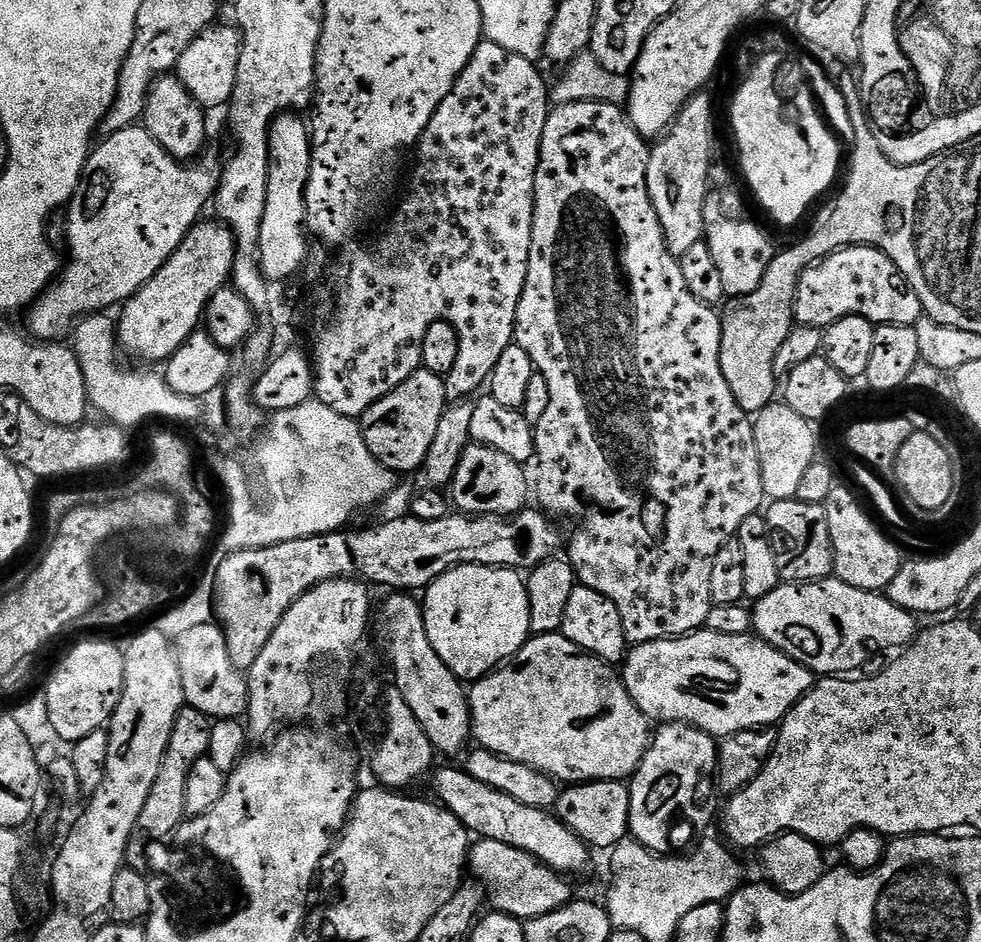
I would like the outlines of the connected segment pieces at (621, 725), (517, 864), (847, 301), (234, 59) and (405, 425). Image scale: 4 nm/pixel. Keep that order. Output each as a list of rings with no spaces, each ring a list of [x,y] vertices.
[[[551,632],[545,636],[533,635],[523,646],[520,651],[512,657],[510,662],[500,665],[494,672],[482,677],[481,680],[475,681],[468,692],[468,712],[472,716],[472,736],[479,747],[490,750],[507,760],[522,762],[534,770],[544,772],[557,782],[587,782],[590,780],[618,780],[627,781],[635,773],[637,766],[642,762],[642,758],[648,753],[650,747],[650,721],[648,717],[638,710],[636,703],[630,698],[626,690],[623,679],[616,676],[611,667],[599,660],[596,656],[591,656],[588,652],[583,652],[574,642],[570,642],[560,632]]]
[[[477,839],[470,848],[470,872],[471,868],[486,893],[487,903],[489,900],[492,903],[489,905],[495,911],[505,912],[521,922],[563,908],[574,896],[571,886],[564,881],[567,879],[561,873],[506,842]]]
[[[853,246],[833,252],[819,264],[812,265],[802,274],[796,287],[797,325],[823,330],[838,322],[838,318],[861,316],[874,325],[910,324],[915,326],[925,315],[918,294],[894,266],[885,252],[867,246]]]
[[[217,22],[202,34],[198,34],[198,38],[194,38],[190,46],[186,46],[174,69],[175,75],[180,77],[186,90],[190,90],[190,94],[205,110],[223,109],[234,94],[234,82],[238,78],[238,58],[242,50],[242,33],[239,27],[229,24]]]
[[[416,371],[359,417],[360,433],[370,454],[394,473],[416,473],[426,458],[426,450],[430,450],[434,442],[434,433],[448,403],[444,377],[433,372]]]

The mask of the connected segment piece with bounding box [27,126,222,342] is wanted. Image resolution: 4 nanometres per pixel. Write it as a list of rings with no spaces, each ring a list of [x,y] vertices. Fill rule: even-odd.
[[[143,126],[123,128],[105,135],[103,139],[89,151],[84,173],[80,175],[80,185],[66,205],[72,257],[66,260],[62,271],[27,313],[27,331],[41,342],[59,341],[63,337],[60,335],[68,327],[69,331],[81,318],[107,313],[112,310],[108,308],[123,305],[124,301],[142,290],[142,286],[162,270],[170,254],[178,250],[189,230],[205,215],[204,207],[207,204],[209,207],[220,185],[222,160],[209,154],[201,155],[189,164],[175,160]]]

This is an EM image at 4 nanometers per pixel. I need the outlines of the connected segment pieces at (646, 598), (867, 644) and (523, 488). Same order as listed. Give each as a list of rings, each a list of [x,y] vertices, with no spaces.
[[[570,102],[569,104],[557,104],[551,109],[546,118],[546,130],[542,130],[542,146],[540,147],[540,161],[538,162],[538,174],[536,175],[536,209],[534,210],[534,226],[532,227],[532,241],[530,242],[530,262],[528,263],[528,273],[526,274],[526,286],[522,290],[522,298],[518,302],[516,311],[516,334],[514,343],[522,346],[526,354],[530,354],[530,362],[535,371],[546,378],[546,386],[550,386],[550,406],[546,406],[546,414],[534,426],[536,433],[536,455],[534,465],[536,464],[536,476],[534,472],[534,500],[543,511],[547,512],[553,518],[560,516],[573,516],[580,520],[580,525],[576,528],[576,533],[566,544],[566,559],[576,572],[577,581],[583,587],[590,590],[598,590],[618,610],[622,618],[622,630],[624,639],[629,645],[635,646],[654,642],[655,640],[670,640],[674,636],[687,636],[689,632],[701,631],[707,625],[708,615],[712,609],[713,602],[710,598],[710,573],[714,567],[714,558],[726,542],[735,537],[736,532],[746,522],[746,518],[757,515],[765,507],[766,497],[764,487],[762,486],[762,466],[758,462],[758,442],[754,442],[754,420],[749,412],[742,410],[730,390],[726,386],[726,374],[722,374],[722,362],[720,361],[720,351],[722,350],[722,326],[720,325],[721,313],[713,305],[703,304],[694,294],[690,294],[690,286],[686,286],[686,278],[682,278],[682,266],[679,259],[670,254],[666,244],[666,238],[662,234],[662,222],[658,222],[658,214],[650,202],[650,190],[646,186],[646,166],[648,165],[648,154],[650,151],[649,141],[634,130],[630,122],[627,111],[621,105],[607,104],[606,102]]]
[[[835,578],[811,584],[781,583],[780,587],[770,590],[766,598],[755,601],[752,608],[755,635],[777,648],[782,654],[794,658],[794,662],[806,666],[820,678],[856,674],[867,660],[874,659],[879,652],[884,652],[887,648],[907,649],[918,635],[916,620],[917,617],[913,613],[902,610],[902,606],[890,602],[887,595],[858,590]]]
[[[472,444],[466,450],[466,454],[462,454],[462,462],[458,462],[458,470],[454,474],[454,478],[452,479],[450,485],[451,503],[455,505],[459,511],[470,516],[513,516],[513,514],[516,512],[523,512],[530,500],[530,476],[529,473],[527,476],[524,471],[526,471],[525,465],[514,462],[514,458],[506,458],[506,454],[498,454],[498,450],[490,450],[481,444]]]

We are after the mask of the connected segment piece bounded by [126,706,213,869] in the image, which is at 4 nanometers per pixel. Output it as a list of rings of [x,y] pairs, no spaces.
[[[187,706],[180,709],[178,718],[174,718],[174,730],[170,734],[170,742],[166,746],[166,754],[162,758],[162,770],[158,770],[158,778],[154,778],[154,786],[150,795],[146,797],[146,806],[142,806],[142,814],[138,814],[135,835],[128,845],[126,857],[127,867],[143,869],[144,860],[140,857],[140,851],[144,848],[144,840],[152,840],[155,836],[164,836],[168,831],[179,829],[186,817],[186,778],[190,778],[190,769],[198,758],[208,755],[210,746],[210,730],[213,721],[202,710],[194,710]]]

